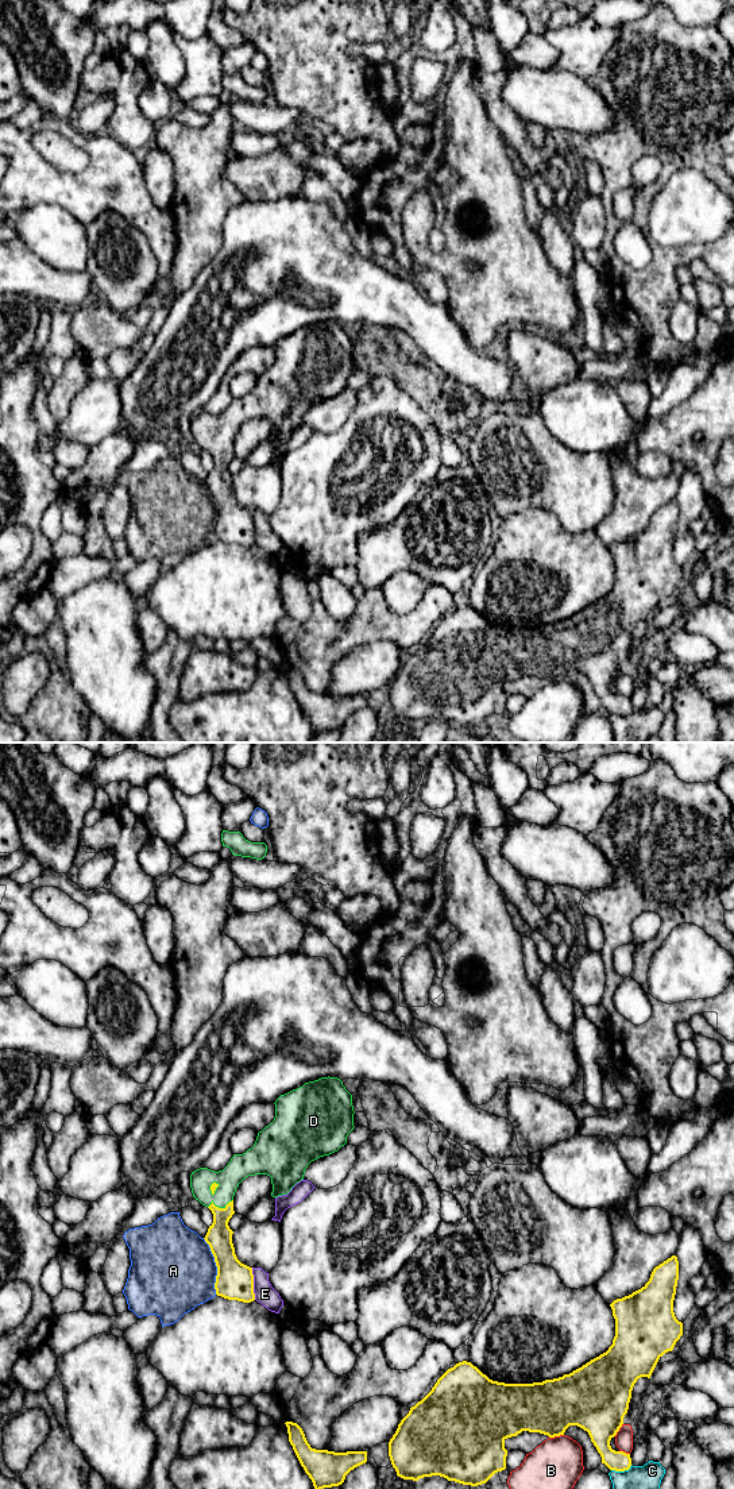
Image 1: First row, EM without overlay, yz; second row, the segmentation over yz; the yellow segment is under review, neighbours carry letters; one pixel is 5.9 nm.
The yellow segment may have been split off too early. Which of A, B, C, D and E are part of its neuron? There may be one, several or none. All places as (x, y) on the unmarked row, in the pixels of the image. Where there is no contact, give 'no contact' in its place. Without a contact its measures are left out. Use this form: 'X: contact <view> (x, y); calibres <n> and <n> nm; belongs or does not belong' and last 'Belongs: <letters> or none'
A: contact yz (216, 509); calibres 220 and 480 nm; does not belong
B: contact yz (556, 679); calibres 320 and 340 nm; does not belong
C: contact yz (621, 714); calibres 140 and 220 nm; does not belong
D: contact yz (220, 452); calibres 160 and 140 nm; belongs
E: contact yz (252, 528); calibres 220 and 120 nm; does not belong
Belongs: D

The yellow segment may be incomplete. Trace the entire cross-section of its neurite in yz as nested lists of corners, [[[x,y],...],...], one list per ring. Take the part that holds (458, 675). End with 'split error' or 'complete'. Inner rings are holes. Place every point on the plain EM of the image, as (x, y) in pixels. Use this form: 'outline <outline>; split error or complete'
outline [[[672,499],[650,518],[649,525],[610,551],[615,563],[615,580],[609,594],[563,621],[533,628],[505,628],[490,624],[471,606],[448,613],[432,634],[401,664],[389,686],[389,701],[397,720],[418,725],[440,720],[448,725],[478,730],[506,713],[505,684],[522,675],[549,682],[564,679],[569,670],[588,676],[610,714],[631,710],[630,698],[615,695],[610,684],[627,657],[631,634],[641,621],[650,622],[658,603],[672,595],[683,579],[683,567],[673,556],[679,524],[679,505]]]; complete

